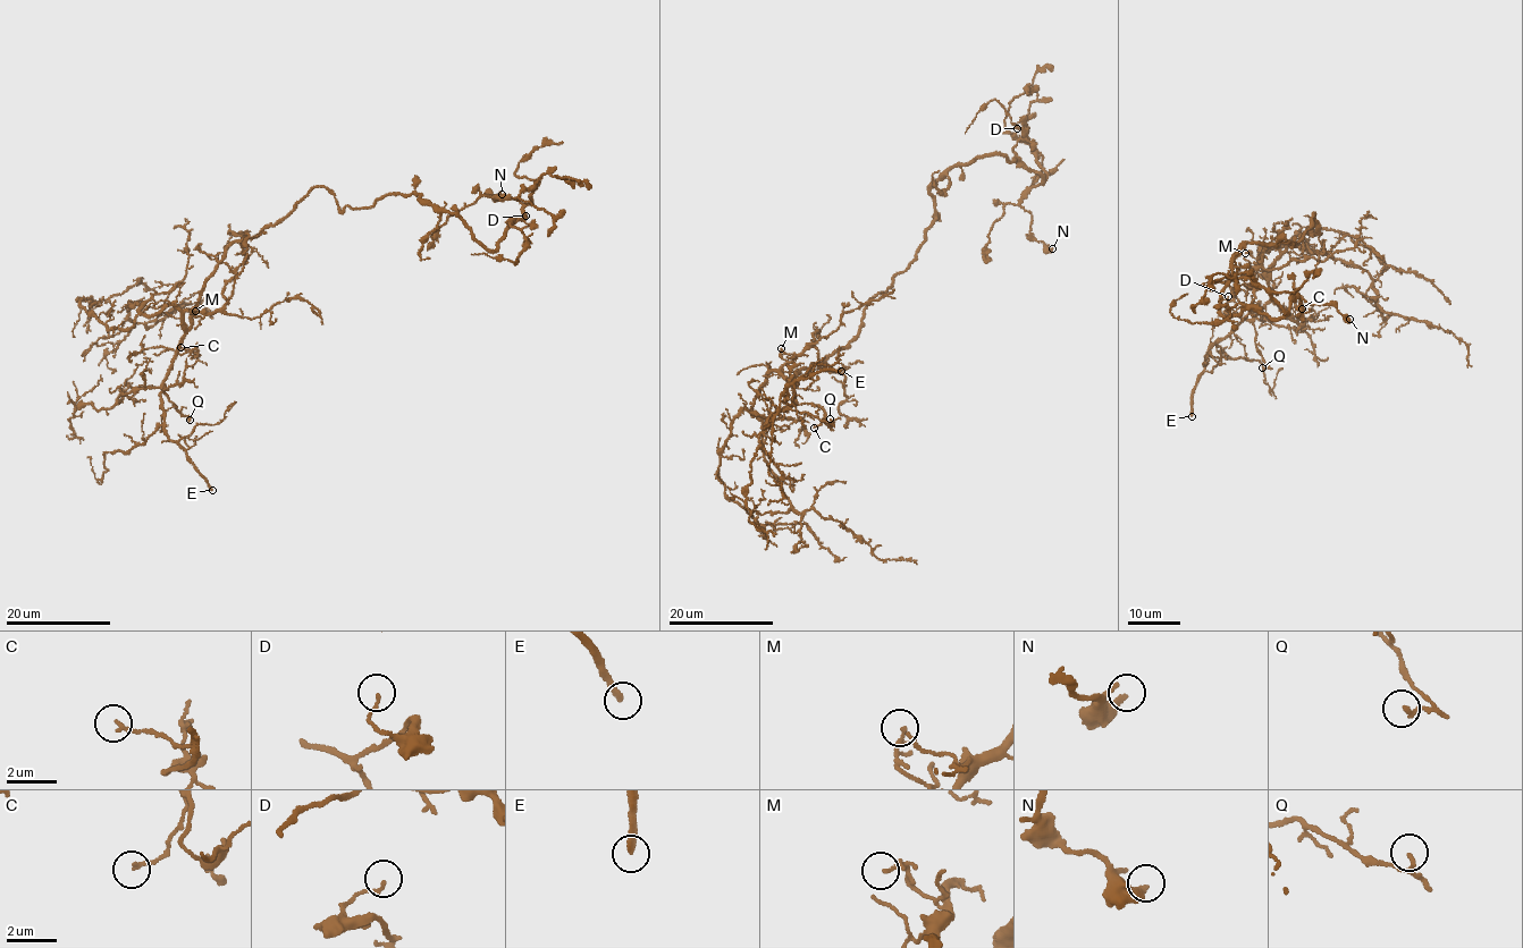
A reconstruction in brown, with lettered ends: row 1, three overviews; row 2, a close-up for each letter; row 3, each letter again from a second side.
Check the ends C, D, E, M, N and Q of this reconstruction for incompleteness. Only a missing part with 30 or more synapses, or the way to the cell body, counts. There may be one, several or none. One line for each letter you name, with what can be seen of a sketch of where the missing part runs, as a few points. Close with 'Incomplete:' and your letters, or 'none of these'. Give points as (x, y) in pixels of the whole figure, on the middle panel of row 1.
E: missing branch runs (841, 371), (864, 369), (957, 381), (944, 373), (907, 365), (884, 366), (763, 349), (723, 314)
Incomplete: E

